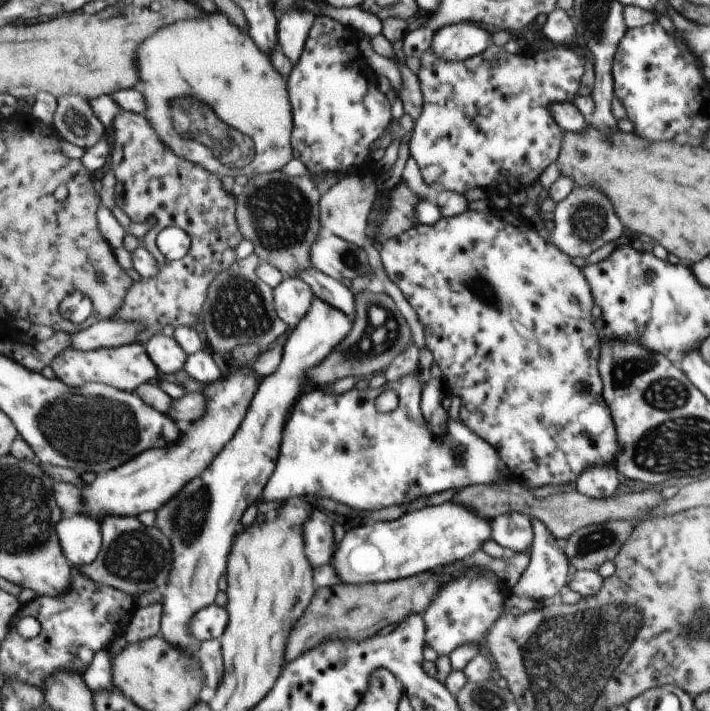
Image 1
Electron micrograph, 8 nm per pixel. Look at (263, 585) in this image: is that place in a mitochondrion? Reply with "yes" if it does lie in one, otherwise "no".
no

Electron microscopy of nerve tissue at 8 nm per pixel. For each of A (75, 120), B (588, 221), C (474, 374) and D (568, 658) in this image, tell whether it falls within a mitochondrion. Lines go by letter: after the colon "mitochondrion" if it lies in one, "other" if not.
A: mitochondrion
B: mitochondrion
C: other
D: mitochondrion

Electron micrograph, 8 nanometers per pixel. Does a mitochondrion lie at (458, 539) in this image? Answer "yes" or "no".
no

